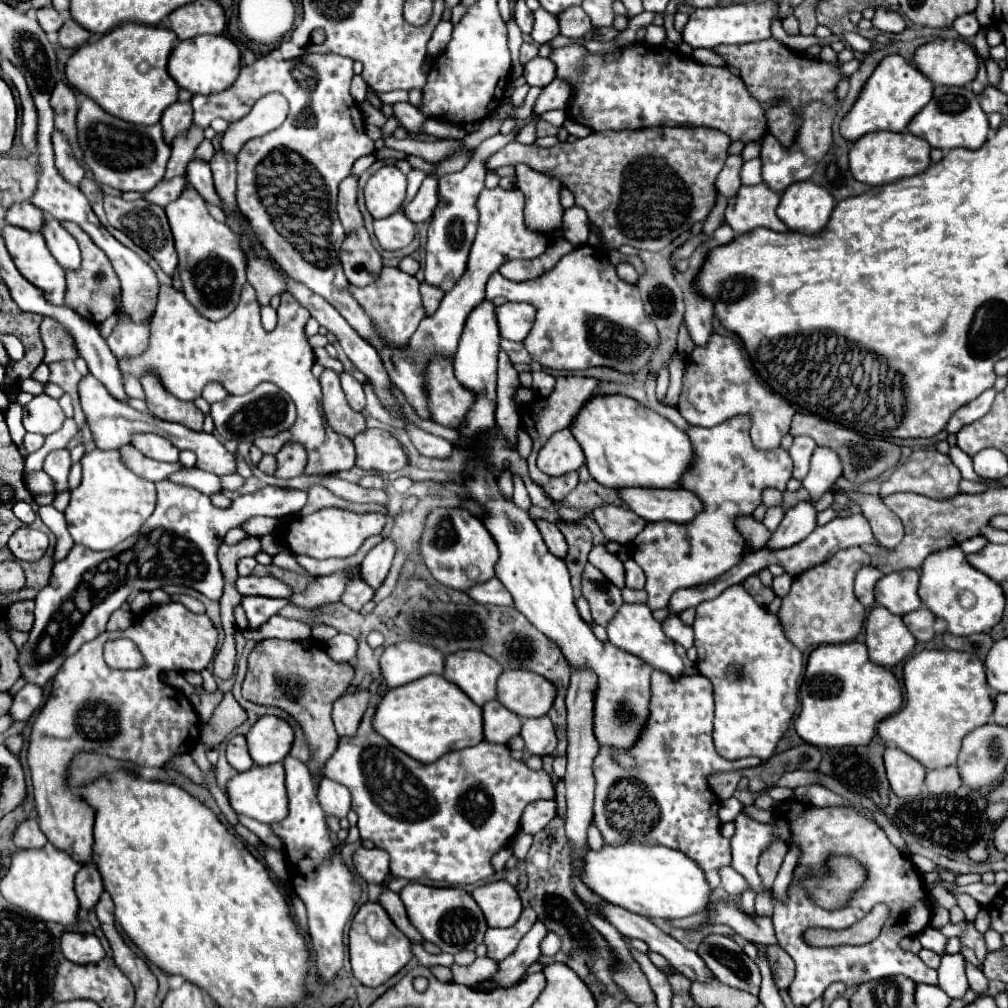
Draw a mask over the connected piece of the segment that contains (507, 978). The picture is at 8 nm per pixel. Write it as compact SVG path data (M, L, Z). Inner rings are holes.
M536 922L532 930L520 940L518 948L504 960L498 962L498 972L490 978L496 988L508 988L522 980L526 968L540 958L540 942L548 934L542 922Z

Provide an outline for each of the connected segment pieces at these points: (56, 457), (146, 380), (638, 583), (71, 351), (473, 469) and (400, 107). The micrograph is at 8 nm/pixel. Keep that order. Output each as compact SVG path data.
M54 450L46 456L44 460L44 472L52 478L54 482L54 490L64 492L68 490L68 472L70 472L72 460L70 460L70 452L68 450Z
M148 372L148 376L140 376L140 382L146 394L148 410L154 416L168 422L180 422L196 432L202 430L204 414L192 402L182 402L176 400L176 396L170 396L170 392L164 390L164 386L160 384L160 378L152 376L152 372Z
M628 558L624 562L624 568L626 568L626 586L628 588L644 588L646 582L646 576L644 572L632 558Z
M44 318L40 326L40 334L46 346L46 358L44 358L46 364L56 362L56 360L76 360L78 358L76 346L72 344L72 336L68 336L68 332L60 328L58 320Z
M474 452L468 460L466 472L462 474L462 482L468 498L484 508L482 522L500 550L500 558L496 562L496 578L512 594L516 610L520 610L540 632L544 632L562 648L572 668L588 666L598 674L594 710L594 732L598 742L616 748L630 748L648 718L652 670L638 656L618 650L612 644L602 644L594 636L590 626L580 618L576 610L566 562L548 552L548 546L544 544L528 510L518 508L512 500L506 500L502 496L496 482L498 478L488 470L488 464L490 462L486 460L486 452Z
M404 102L404 104L394 104L394 114L398 116L398 120L402 122L402 126L410 132L410 134L424 134L422 132L422 124L426 120L426 116L414 108L412 104Z

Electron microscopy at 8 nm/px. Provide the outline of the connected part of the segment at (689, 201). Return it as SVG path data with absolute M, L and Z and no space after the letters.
M656 126L656 128L642 128L642 130L624 130L624 132L592 132L590 136L582 138L582 140L574 140L574 142L560 142L552 148L538 148L538 146L526 146L526 144L520 144L520 142L510 142L506 144L500 152L492 154L488 160L486 160L486 168L488 170L496 170L500 166L506 166L506 164L518 164L518 162L524 162L528 164L532 170L536 172L544 172L552 178L558 178L564 188L568 188L572 194L574 194L574 202L576 206L584 208L588 212L588 218L594 226L598 226L604 234L604 242L610 246L610 248L618 248L622 244L630 244L638 250L650 250L650 252L660 252L664 250L666 246L670 246L680 234L688 232L692 228L692 224L696 222L704 222L706 216L710 214L710 210L714 208L714 202L716 202L716 176L720 172L720 168L724 166L724 160L728 158L728 146L730 146L732 140L728 140L728 136L724 136L724 132L716 132L714 128L688 128L688 126L678 126L678 128L666 128L666 126Z

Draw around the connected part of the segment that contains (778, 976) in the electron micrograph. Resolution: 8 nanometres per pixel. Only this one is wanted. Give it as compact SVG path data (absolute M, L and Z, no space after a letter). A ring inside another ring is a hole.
M764 946L772 978L778 990L786 990L794 980L794 960L780 946Z

